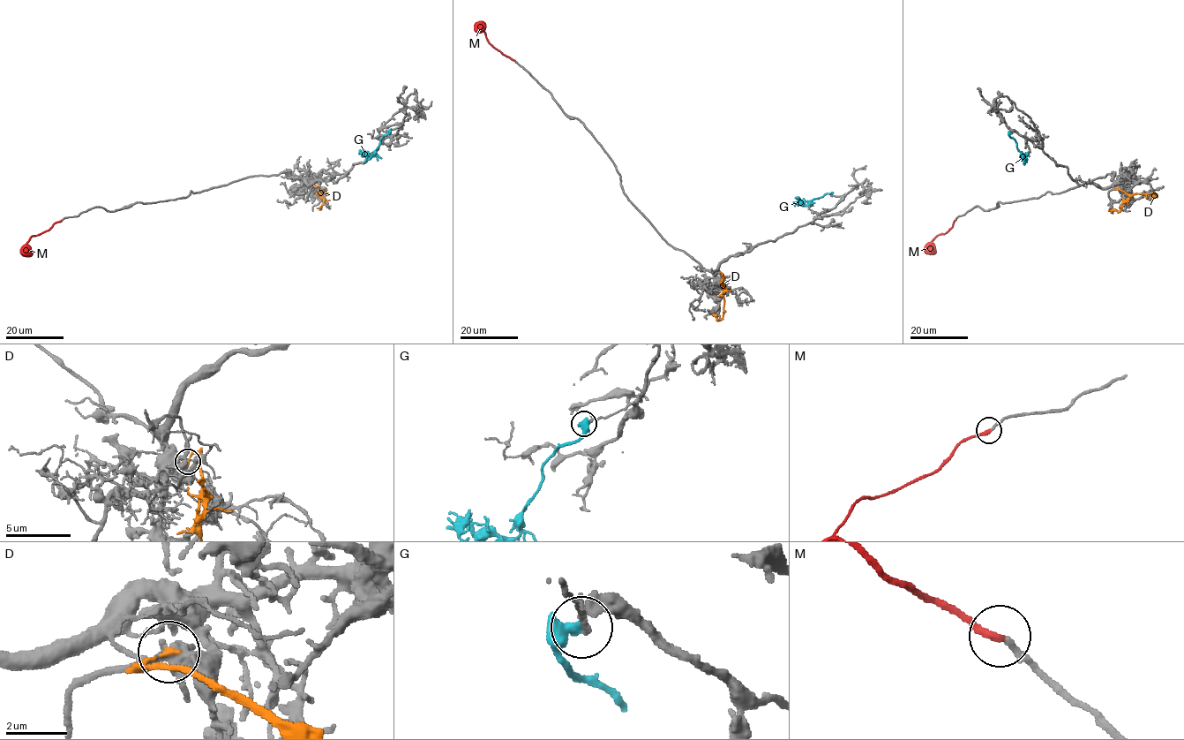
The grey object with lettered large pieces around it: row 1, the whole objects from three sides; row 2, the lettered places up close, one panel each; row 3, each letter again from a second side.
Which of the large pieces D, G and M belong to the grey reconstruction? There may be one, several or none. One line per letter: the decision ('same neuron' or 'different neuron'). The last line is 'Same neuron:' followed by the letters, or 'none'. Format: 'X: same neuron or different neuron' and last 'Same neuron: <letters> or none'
D: different neuron
G: different neuron
M: same neuron
Same neuron: M

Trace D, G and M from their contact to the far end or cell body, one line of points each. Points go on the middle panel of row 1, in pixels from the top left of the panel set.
D: (721, 280), (723, 279), (723, 286), (723, 316), (719, 320), (712, 313)
G: (831, 195), (827, 193), (806, 205), (797, 198)
M: (513, 60), (489, 42), (478, 25)

